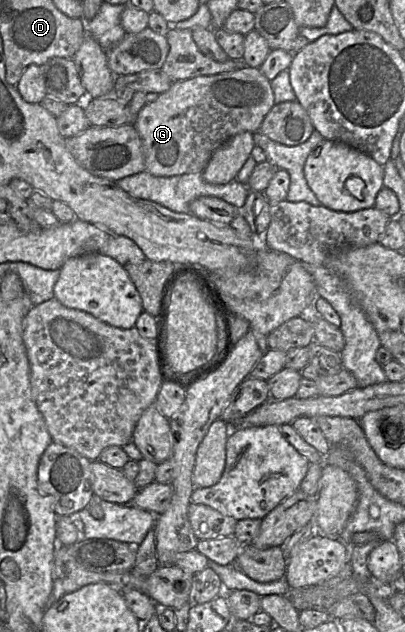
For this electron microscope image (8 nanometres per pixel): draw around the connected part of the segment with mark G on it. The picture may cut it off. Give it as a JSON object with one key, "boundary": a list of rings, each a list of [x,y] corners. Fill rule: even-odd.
{"boundary":[[[241,65],[230,72],[173,82],[171,87],[159,94],[154,102],[145,104],[133,123],[141,138],[145,171],[163,177],[202,173],[213,152],[221,144],[239,133],[257,132],[274,105],[270,81],[258,68]]]}

